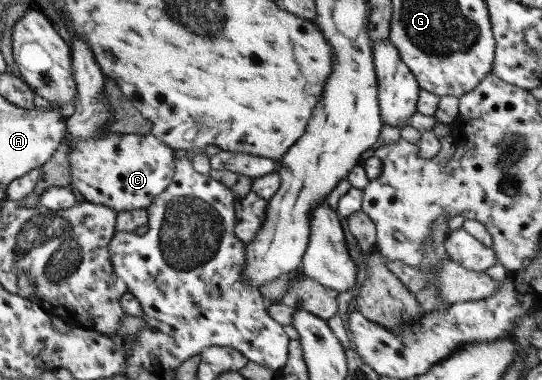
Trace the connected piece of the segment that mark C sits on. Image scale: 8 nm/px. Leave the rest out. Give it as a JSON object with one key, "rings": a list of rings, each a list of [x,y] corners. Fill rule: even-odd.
{"rings":[[[66,34],[71,54],[71,69],[75,83],[76,104],[66,115],[64,141],[69,147],[70,187],[79,191],[85,202],[103,205],[115,213],[128,209],[146,209],[156,195],[159,195],[174,174],[173,149],[167,147],[150,133],[139,136],[127,132],[118,134],[104,130],[106,121],[112,115],[112,107],[103,100],[105,77],[95,63],[89,47],[83,39]]]}

